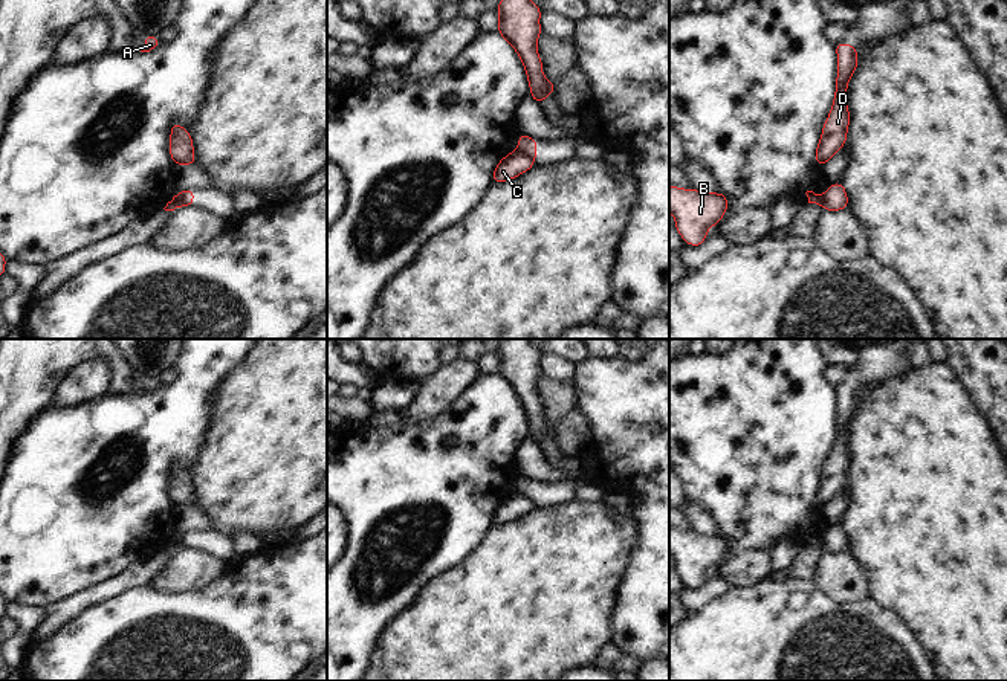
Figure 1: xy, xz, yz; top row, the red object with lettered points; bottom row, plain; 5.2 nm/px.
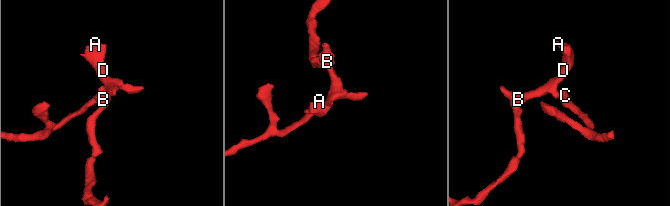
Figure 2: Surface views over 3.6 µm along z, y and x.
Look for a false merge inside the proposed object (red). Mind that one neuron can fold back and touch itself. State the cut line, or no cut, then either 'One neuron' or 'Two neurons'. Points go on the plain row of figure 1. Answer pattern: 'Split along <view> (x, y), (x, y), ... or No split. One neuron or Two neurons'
Split along xz (517, 492), (534, 501). Two neurons

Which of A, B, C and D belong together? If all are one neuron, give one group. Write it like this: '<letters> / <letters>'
A B D / C

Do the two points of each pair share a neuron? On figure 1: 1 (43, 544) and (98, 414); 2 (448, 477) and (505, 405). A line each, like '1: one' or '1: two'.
1: one
2: one

